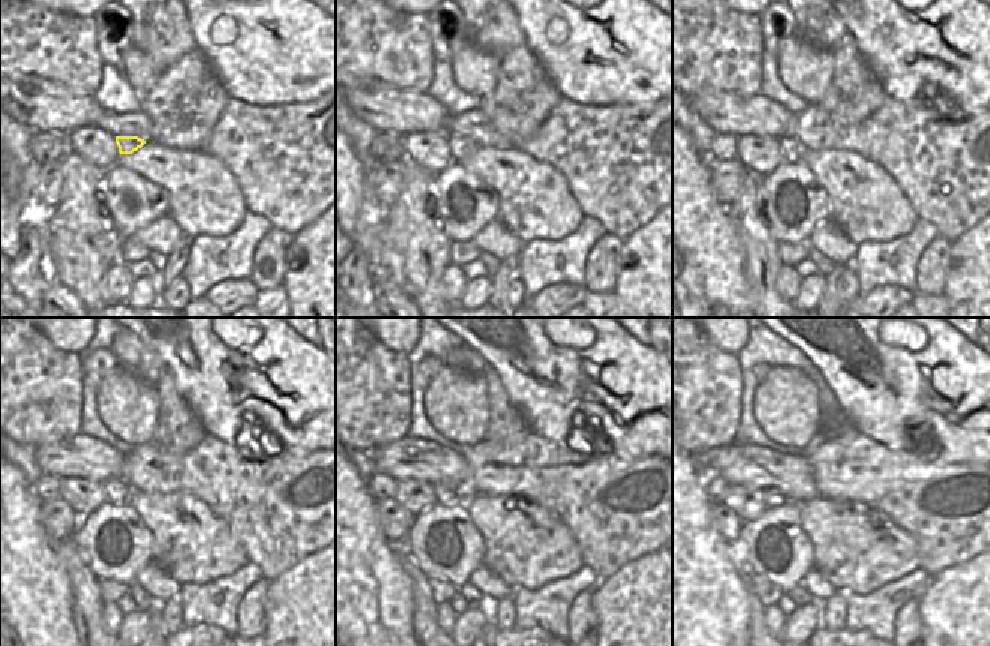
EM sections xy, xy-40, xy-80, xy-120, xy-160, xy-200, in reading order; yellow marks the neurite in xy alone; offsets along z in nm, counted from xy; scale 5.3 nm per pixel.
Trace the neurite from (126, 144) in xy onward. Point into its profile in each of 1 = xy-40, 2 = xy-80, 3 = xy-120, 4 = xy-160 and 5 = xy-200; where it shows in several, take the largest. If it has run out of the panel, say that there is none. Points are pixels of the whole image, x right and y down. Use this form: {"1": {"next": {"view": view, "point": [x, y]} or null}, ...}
{"1": {"next": {"view": "xy-40", "point": [461, 147]}}, "2": {"next": {"view": "xy-80", "point": [794, 152]}}, "3": {"next": {"view": "xy-120", "point": [116, 489]}}, "4": {"next": {"view": "xy-160", "point": [444, 496]}}, "5": {"next": {"view": "xy-200", "point": [771, 496]}}}

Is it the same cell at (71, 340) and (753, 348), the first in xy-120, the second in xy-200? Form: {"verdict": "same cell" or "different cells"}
{"verdict": "different cells"}

